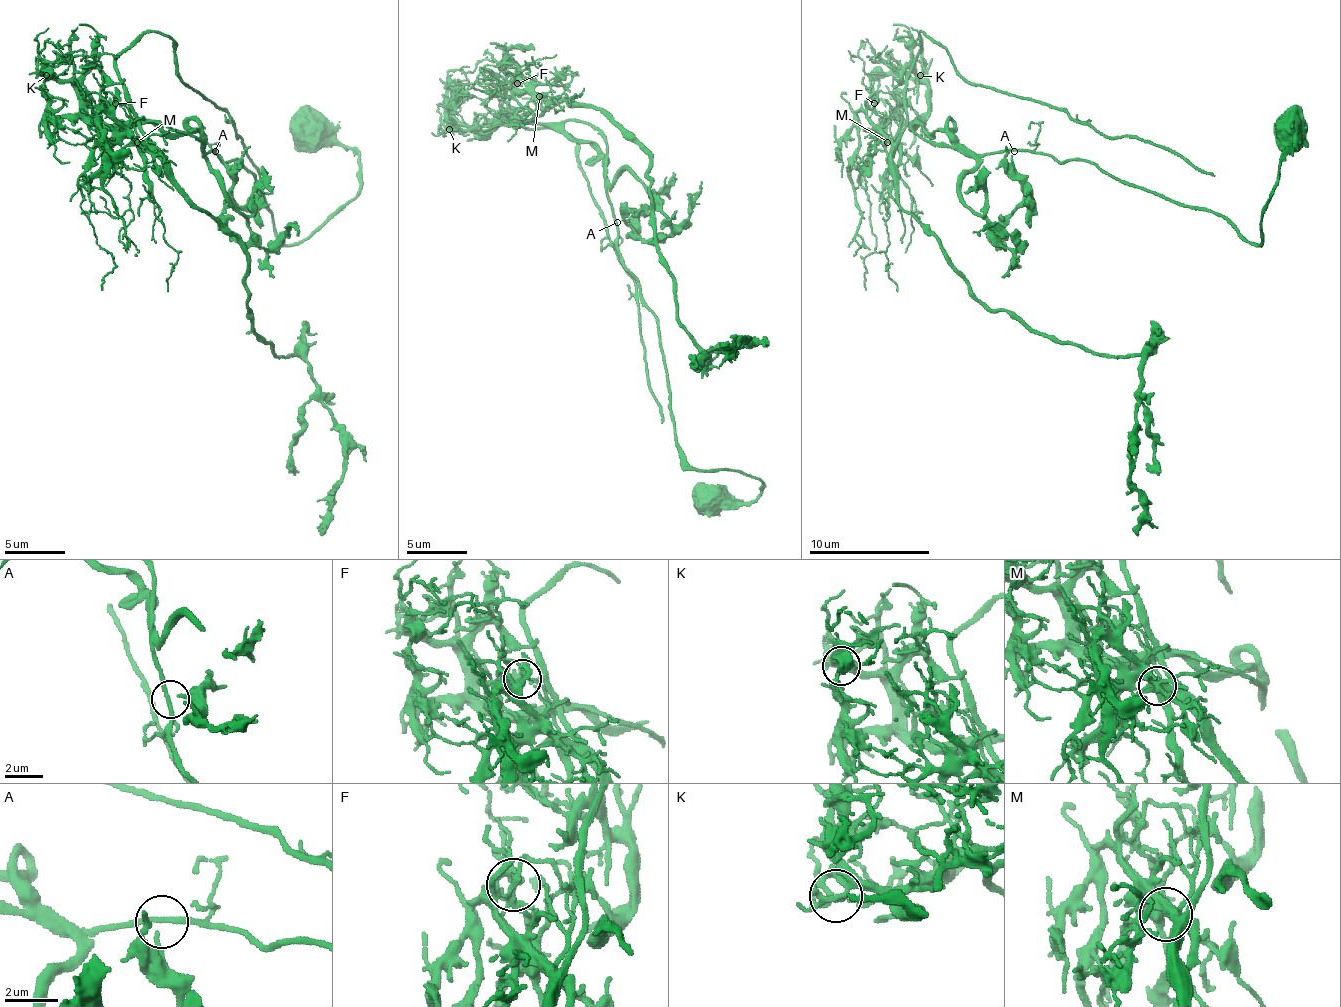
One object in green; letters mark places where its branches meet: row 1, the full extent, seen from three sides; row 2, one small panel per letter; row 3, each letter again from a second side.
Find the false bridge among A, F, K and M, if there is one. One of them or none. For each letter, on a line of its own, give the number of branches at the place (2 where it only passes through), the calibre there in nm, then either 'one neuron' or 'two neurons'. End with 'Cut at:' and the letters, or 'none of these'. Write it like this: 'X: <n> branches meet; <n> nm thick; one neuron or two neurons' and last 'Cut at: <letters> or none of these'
A: 3 branches meet; 160 nm thick; one neuron
F: 5 branches meet; 160 nm thick; two neurons
K: 5 branches meet; 200 nm thick; one neuron
M: 5 branches meet; 400 nm thick; one neuron
Cut at: F

